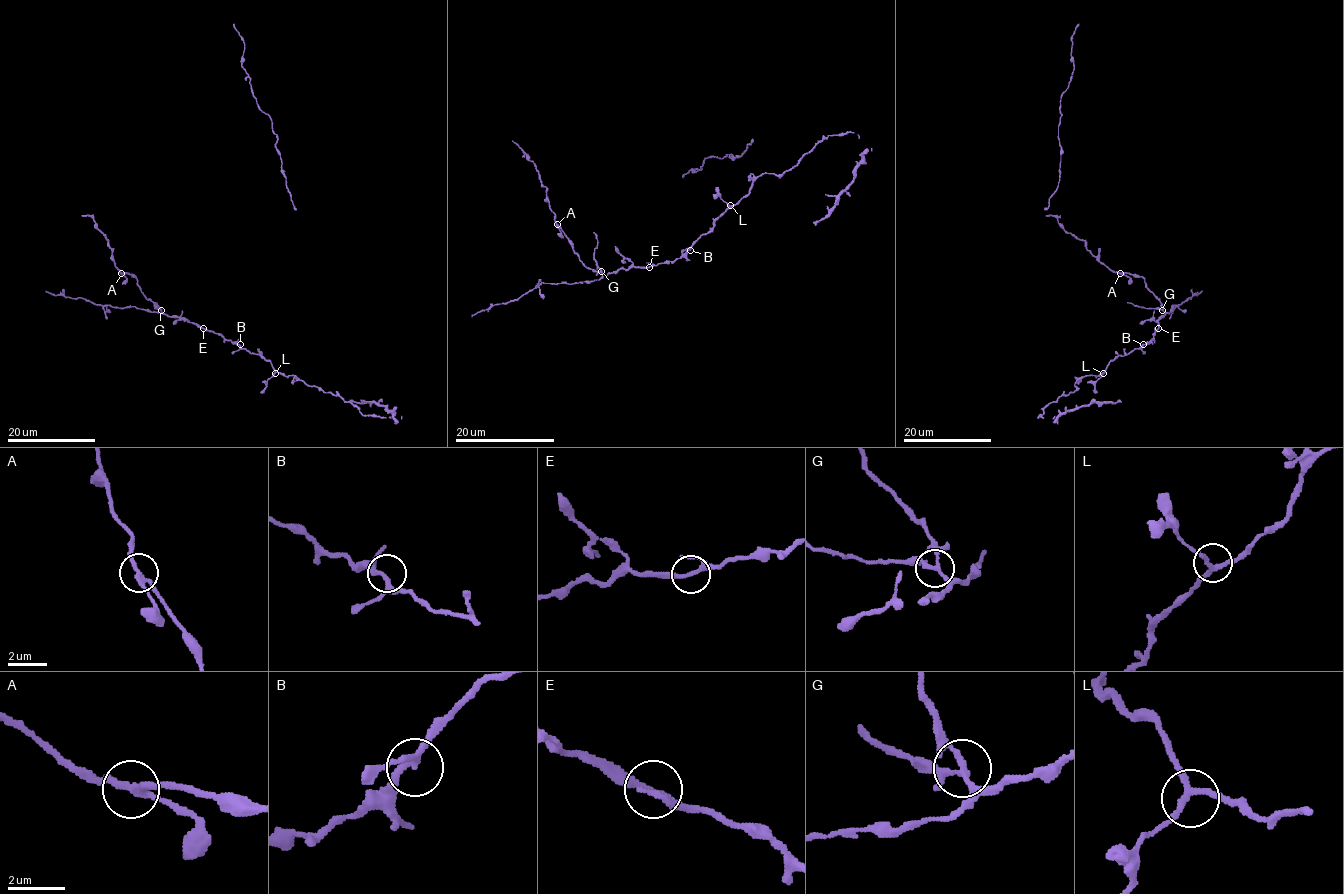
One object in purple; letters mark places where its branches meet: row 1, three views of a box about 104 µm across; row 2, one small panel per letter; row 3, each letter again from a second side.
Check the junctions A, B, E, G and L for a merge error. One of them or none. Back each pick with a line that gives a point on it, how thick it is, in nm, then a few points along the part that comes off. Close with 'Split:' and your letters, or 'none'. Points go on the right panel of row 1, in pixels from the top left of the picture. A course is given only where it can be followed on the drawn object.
G: at (1162, 310); 180 nm thick; foreign part runs (1161, 310), (1127, 302)
Split: G

